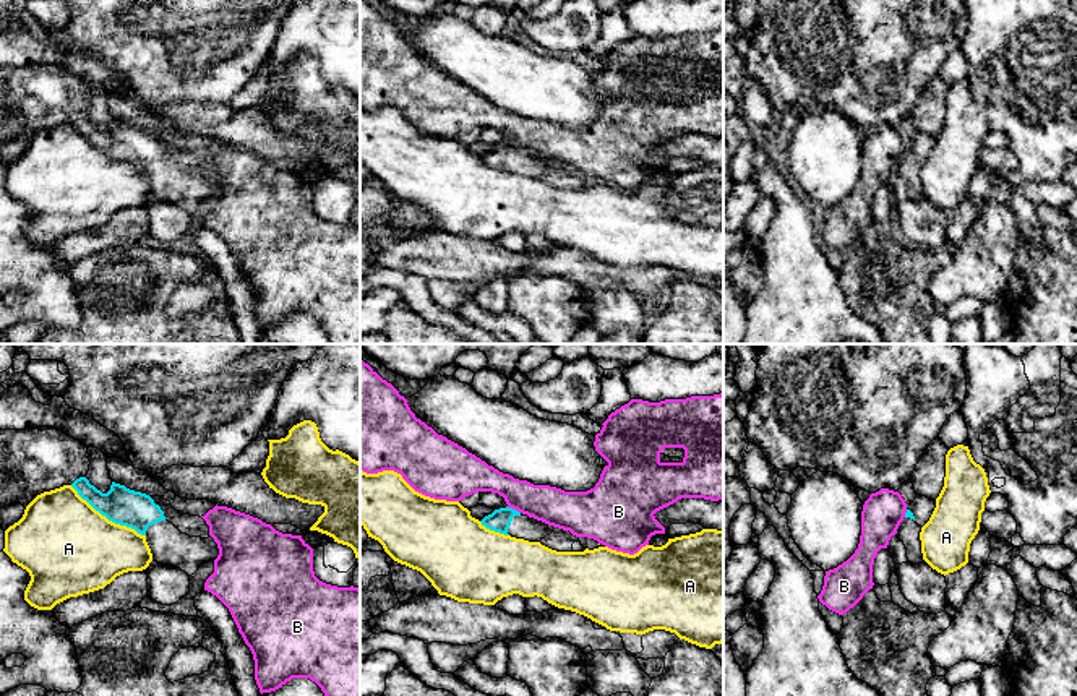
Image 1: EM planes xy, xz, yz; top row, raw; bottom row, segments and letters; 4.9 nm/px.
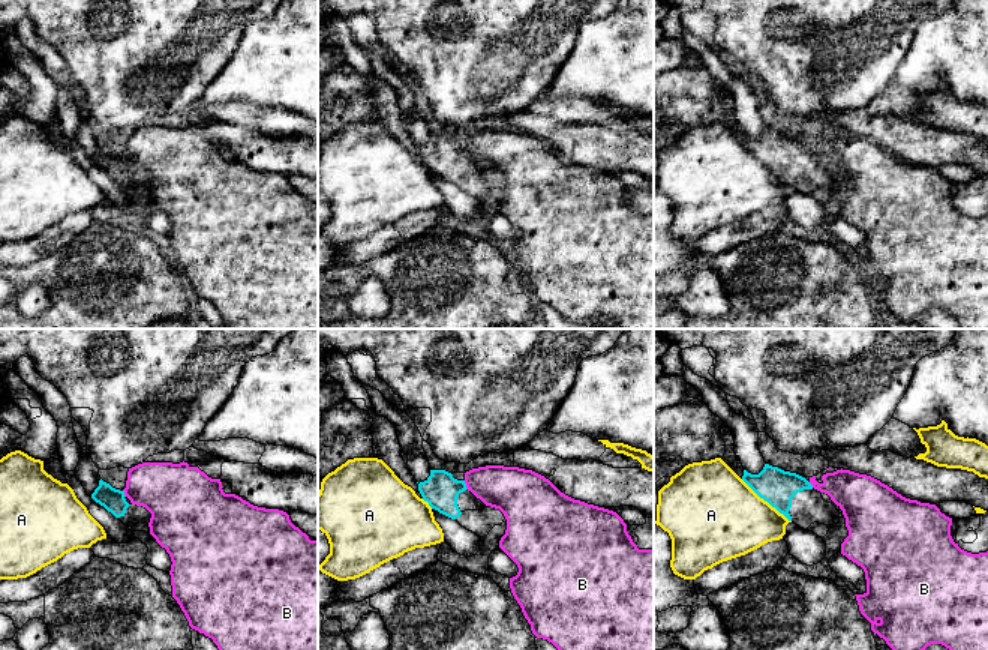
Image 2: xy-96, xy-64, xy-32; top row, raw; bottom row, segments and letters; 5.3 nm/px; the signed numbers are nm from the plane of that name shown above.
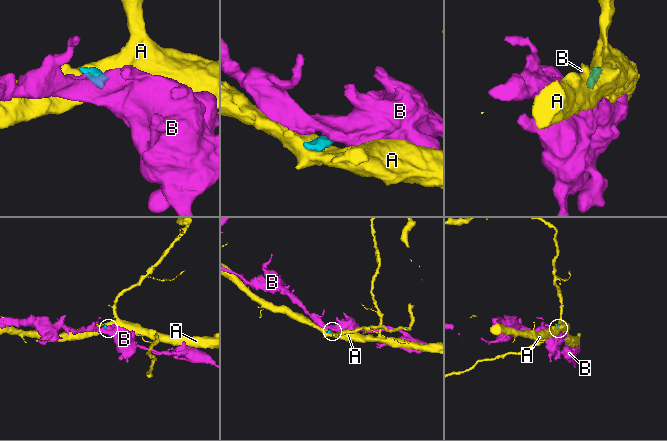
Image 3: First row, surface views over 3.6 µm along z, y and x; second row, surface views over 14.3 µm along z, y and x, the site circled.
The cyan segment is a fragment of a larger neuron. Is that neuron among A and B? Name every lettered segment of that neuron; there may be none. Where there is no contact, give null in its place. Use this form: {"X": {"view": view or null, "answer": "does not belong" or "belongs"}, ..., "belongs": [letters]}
{"A": {"view": "xy", "answer": "does not belong"}, "B": {"view": "xz", "answer": "does not belong"}, "belongs": []}

